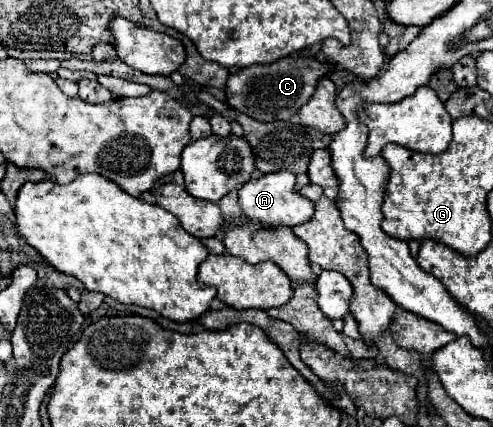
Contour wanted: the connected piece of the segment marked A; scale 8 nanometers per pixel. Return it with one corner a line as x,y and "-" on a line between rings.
274,171
248,181
238,193
242,215
252,221
260,221
264,225
288,225
288,227
294,227
312,219
314,205
298,191
294,191
294,183
296,183
296,177
288,171

